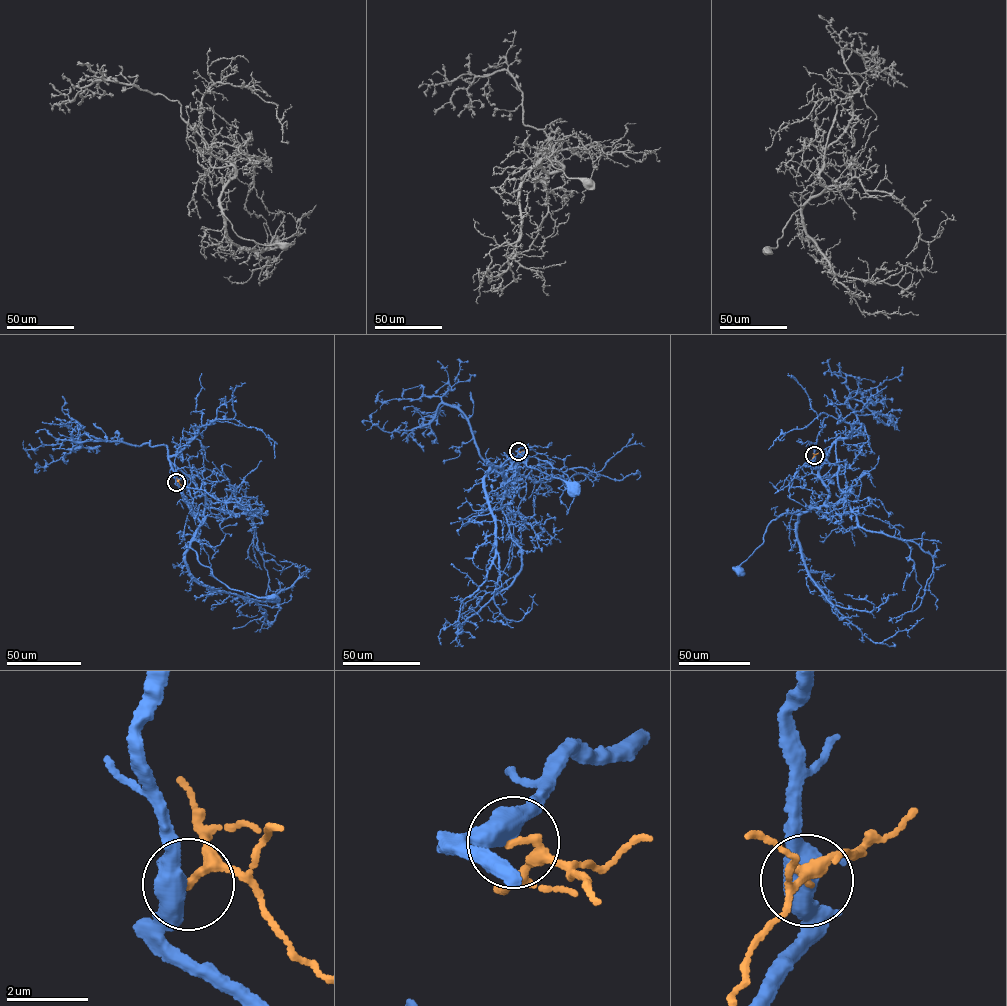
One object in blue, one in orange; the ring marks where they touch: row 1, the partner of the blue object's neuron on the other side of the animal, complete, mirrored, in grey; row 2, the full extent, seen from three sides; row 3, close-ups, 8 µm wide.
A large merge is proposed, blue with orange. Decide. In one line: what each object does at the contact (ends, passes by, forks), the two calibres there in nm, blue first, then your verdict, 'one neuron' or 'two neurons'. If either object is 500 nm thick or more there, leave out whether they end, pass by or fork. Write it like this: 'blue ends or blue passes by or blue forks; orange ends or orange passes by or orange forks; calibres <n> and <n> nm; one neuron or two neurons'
blue forks; orange passes by; calibres 440 and 170 nm; one neuron

